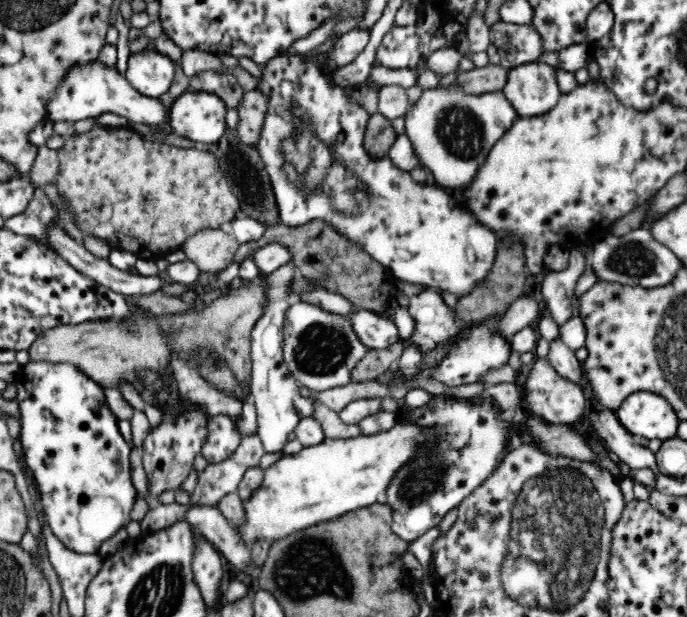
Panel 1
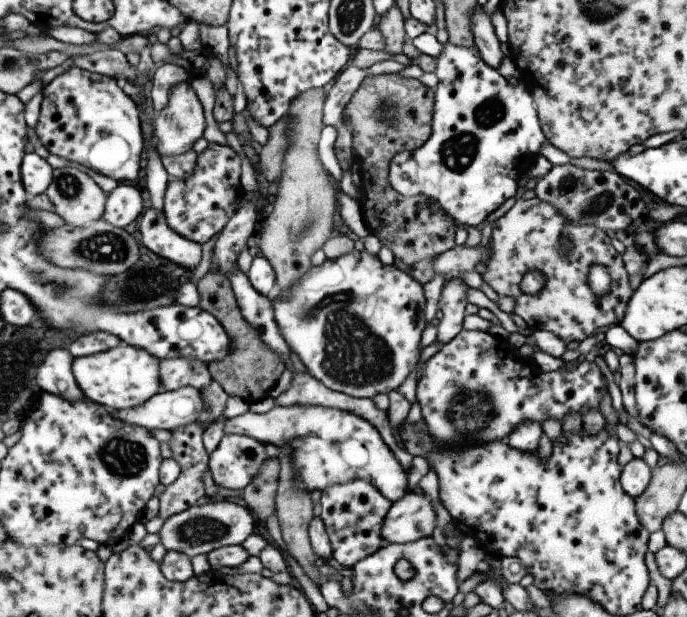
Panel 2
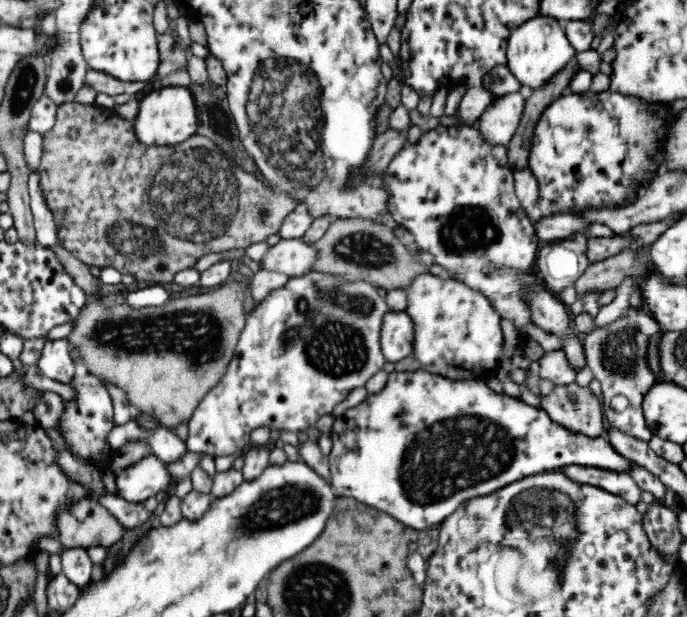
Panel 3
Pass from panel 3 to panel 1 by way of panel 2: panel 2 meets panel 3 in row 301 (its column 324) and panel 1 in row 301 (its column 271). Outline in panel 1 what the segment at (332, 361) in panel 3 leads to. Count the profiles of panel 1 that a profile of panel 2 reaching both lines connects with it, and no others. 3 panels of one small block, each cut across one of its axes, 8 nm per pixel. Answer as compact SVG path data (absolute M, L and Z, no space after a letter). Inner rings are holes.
M296 299L286 309L282 352L294 380L312 390L330 390L352 382L356 364L368 354L368 348L354 330L349 315L332 313L316 303Z

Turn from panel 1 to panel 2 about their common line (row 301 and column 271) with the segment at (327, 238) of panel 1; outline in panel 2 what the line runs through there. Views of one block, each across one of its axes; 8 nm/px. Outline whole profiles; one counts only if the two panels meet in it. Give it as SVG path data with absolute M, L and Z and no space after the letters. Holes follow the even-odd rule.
M217 270L207 271L196 283L196 289L197 294L199 294L199 306L197 308L211 314L213 318L219 321L225 334L229 336L229 346L231 346L229 348L231 352L223 360L208 363L207 370L210 377L223 388L228 396L239 396L247 403L263 400L268 396L271 388L275 386L275 382L279 380L279 376L285 368L281 358L263 344L259 332L253 326L249 326L241 316L228 278L221 276Z

